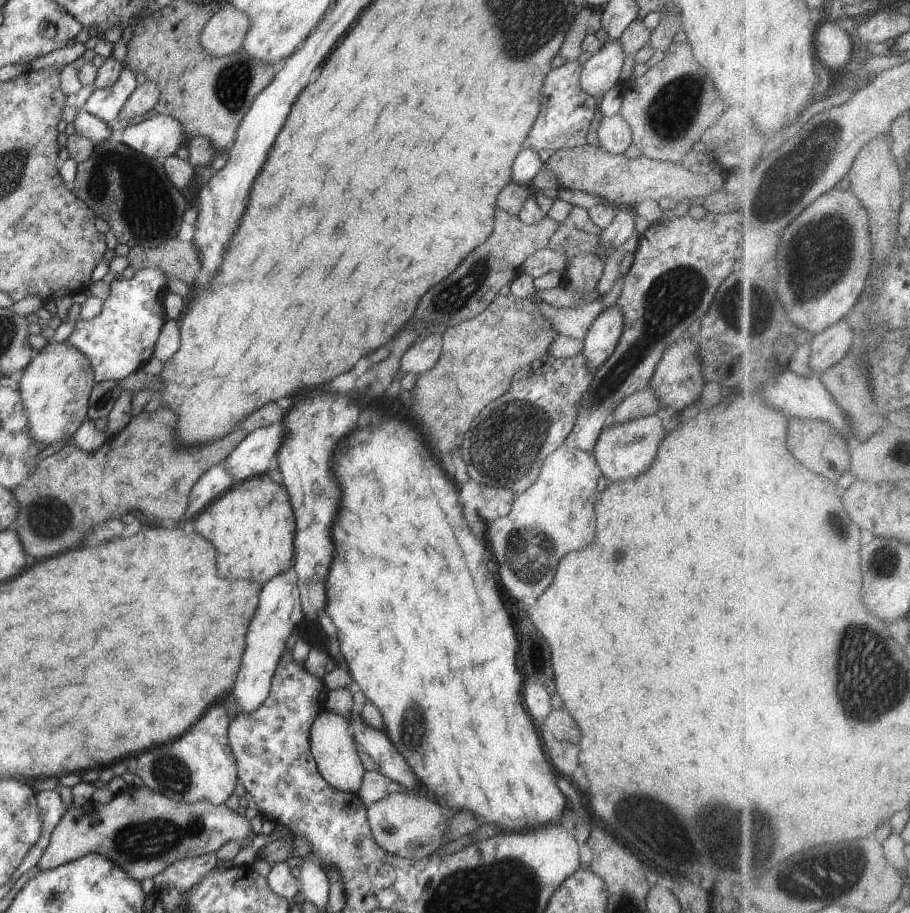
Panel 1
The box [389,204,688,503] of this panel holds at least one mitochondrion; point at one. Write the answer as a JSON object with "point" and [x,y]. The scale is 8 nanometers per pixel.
{"point":[508,442]}

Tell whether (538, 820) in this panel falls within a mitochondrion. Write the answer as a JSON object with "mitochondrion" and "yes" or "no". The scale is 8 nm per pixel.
{"mitochondrion":"no"}

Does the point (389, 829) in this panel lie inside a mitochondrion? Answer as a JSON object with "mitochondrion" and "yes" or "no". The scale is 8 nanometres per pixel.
{"mitochondrion":"yes"}

